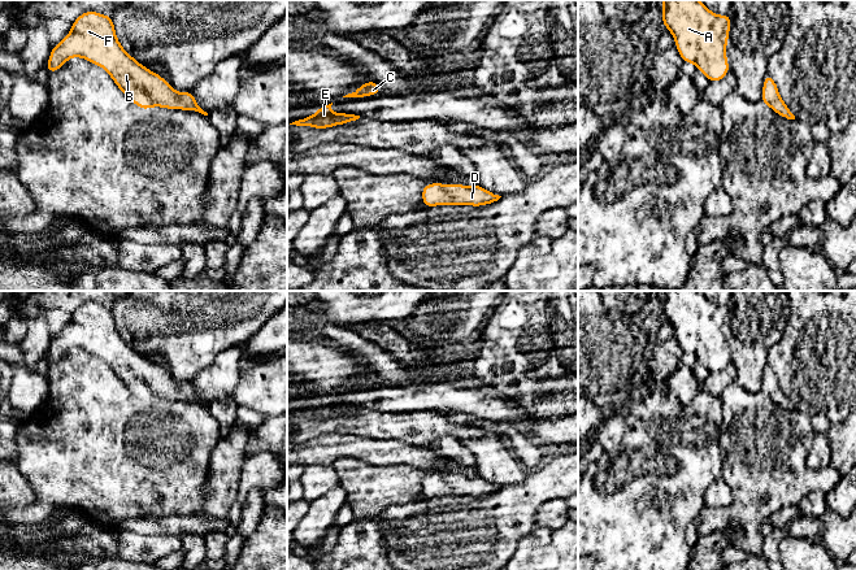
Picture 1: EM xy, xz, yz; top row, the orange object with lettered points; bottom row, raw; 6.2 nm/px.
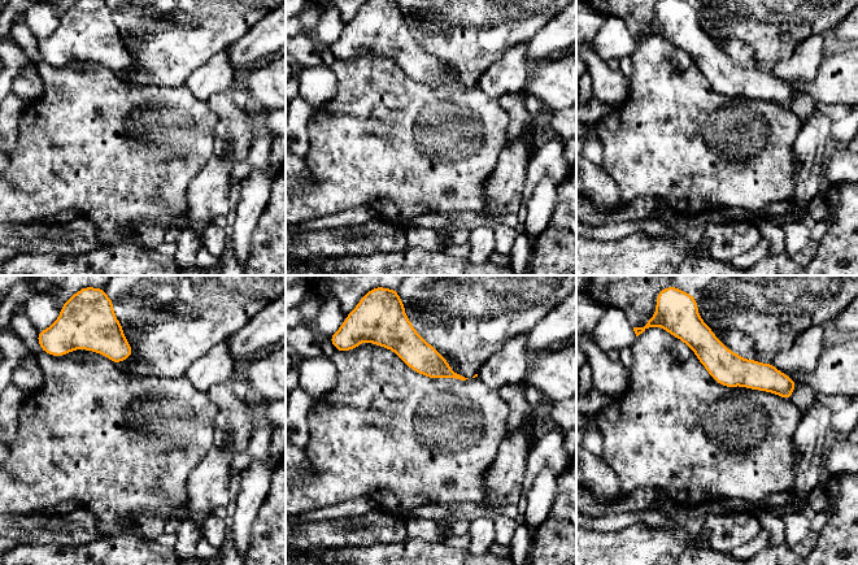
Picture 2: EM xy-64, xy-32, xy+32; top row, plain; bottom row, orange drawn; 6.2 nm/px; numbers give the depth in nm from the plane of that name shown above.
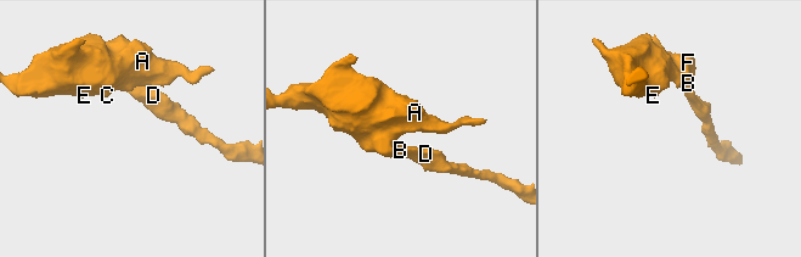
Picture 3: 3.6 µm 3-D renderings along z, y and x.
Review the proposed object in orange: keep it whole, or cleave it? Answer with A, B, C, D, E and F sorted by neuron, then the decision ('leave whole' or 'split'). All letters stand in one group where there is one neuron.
groups A B C D E F; leave whole

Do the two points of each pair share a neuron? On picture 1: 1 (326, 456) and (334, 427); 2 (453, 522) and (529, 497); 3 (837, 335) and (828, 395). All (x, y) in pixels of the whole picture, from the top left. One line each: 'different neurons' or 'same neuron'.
1: different neurons
2: same neuron
3: same neuron

